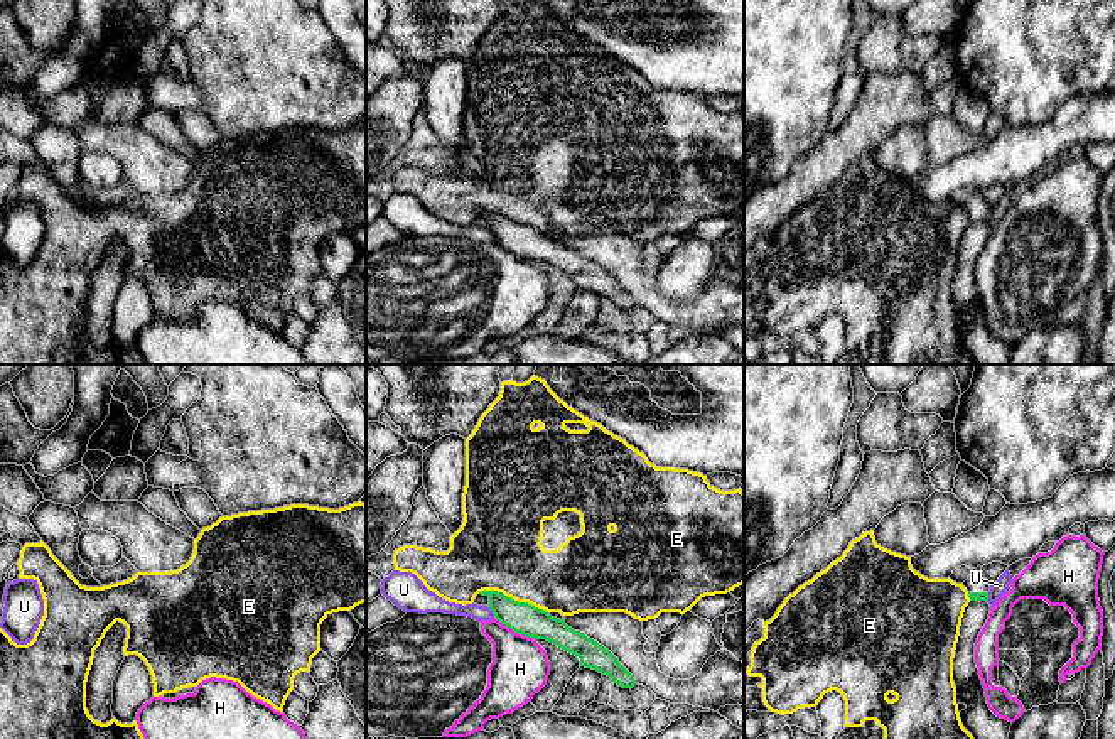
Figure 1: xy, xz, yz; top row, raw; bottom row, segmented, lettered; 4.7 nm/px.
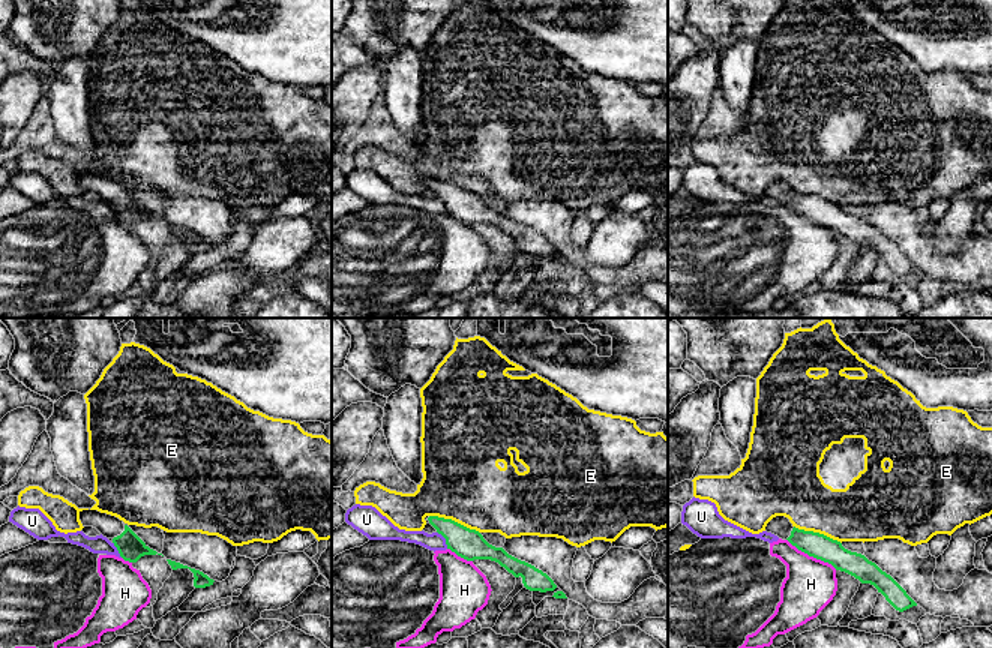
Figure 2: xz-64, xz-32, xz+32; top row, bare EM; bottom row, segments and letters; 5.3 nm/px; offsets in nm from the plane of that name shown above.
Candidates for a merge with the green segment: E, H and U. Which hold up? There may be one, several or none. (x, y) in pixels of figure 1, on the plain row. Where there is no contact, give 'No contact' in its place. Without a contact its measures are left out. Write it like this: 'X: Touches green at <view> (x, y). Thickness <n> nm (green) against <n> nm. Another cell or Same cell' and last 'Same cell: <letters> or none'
E: Touches green at xz (513, 221). Thickness 150 nm (green) against 400 nm. Another cell
H: Touches green at xz (513, 252). Thickness 150 nm (green) against 280 nm. Another cell
U: Touches green at xz (493, 235). Thickness 150 nm (green) against 80 nm. Another cell
Same cell: none

